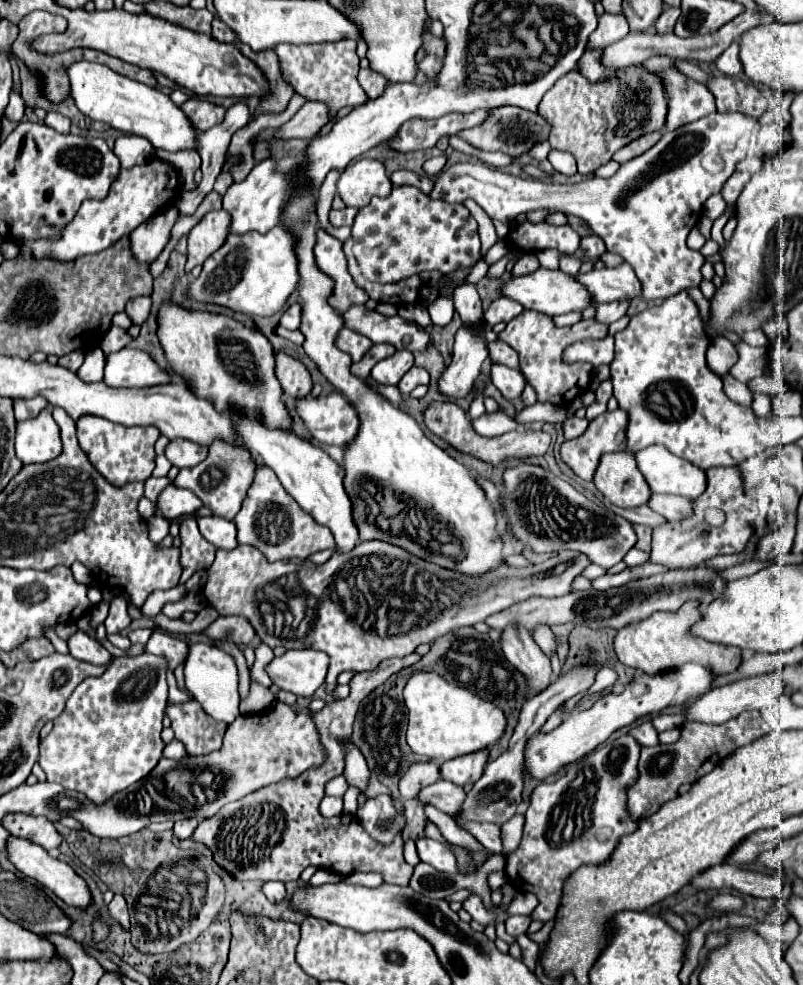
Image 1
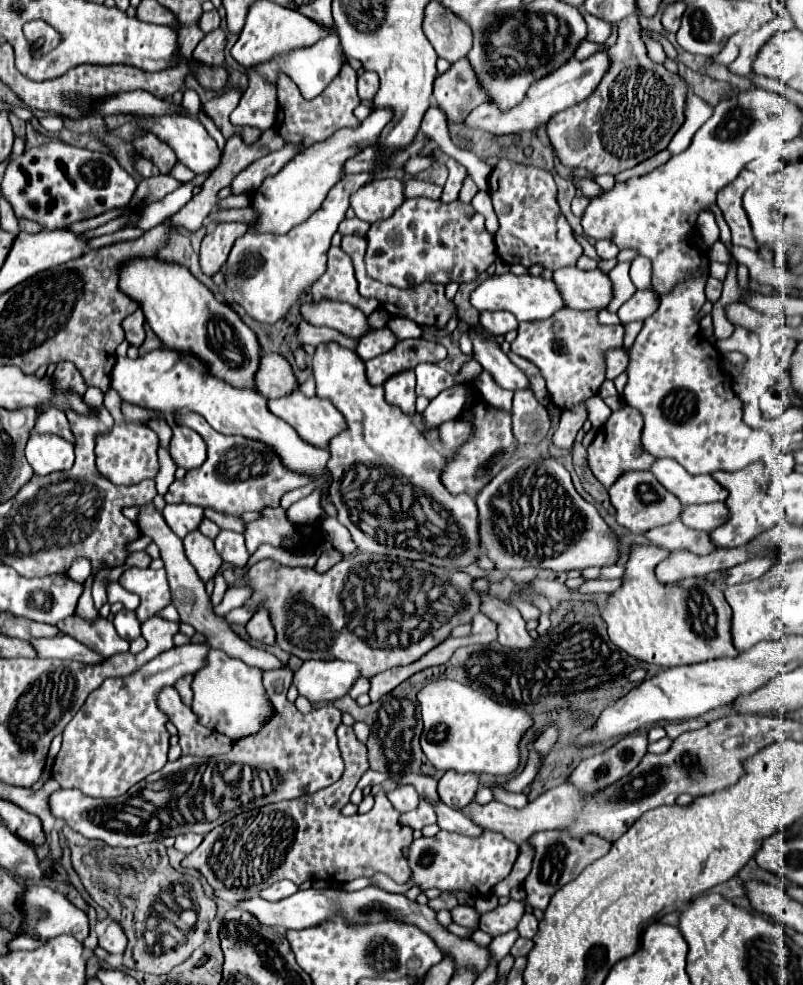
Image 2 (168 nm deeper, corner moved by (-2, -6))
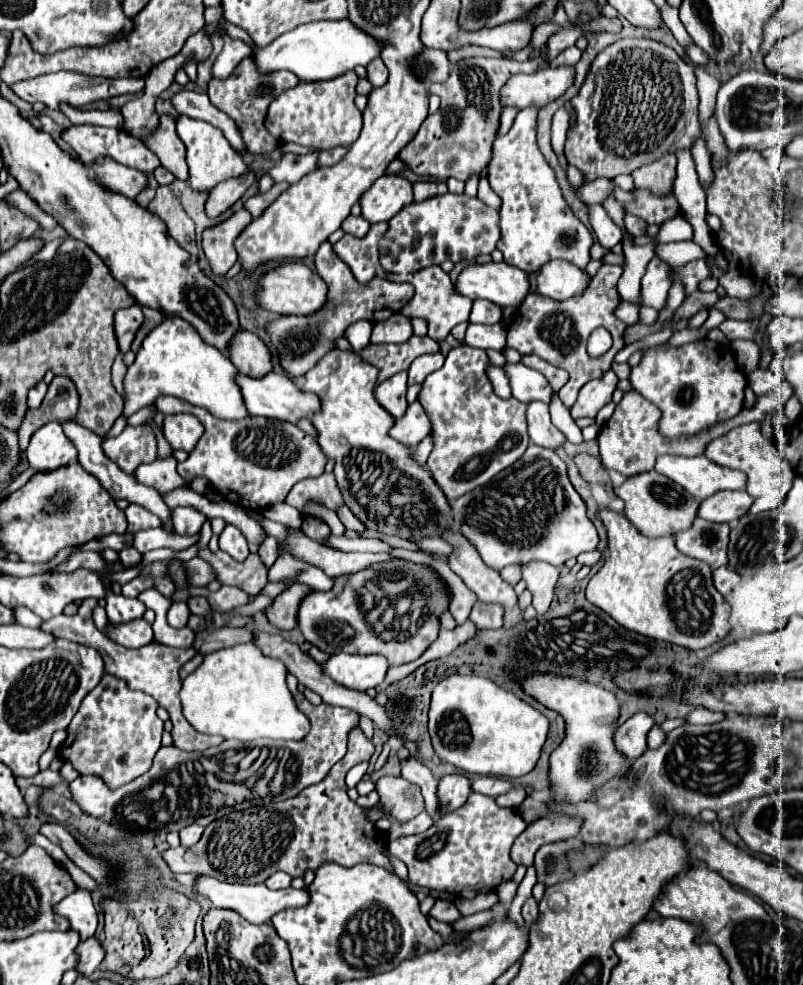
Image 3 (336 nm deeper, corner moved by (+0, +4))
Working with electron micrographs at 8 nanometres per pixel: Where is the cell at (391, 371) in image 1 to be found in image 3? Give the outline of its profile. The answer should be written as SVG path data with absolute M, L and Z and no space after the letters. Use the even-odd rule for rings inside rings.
M403 371L383 381L375 395L377 395L377 401L383 405L383 409L387 409L387 413L391 413L391 417L397 419L397 417L403 417L403 413L407 411L405 393L407 393L407 373Z

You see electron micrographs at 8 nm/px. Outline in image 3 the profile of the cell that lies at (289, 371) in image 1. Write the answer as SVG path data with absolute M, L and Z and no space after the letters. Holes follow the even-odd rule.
M239 329L229 345L229 359L239 373L263 377L271 371L271 353L265 343L251 331Z

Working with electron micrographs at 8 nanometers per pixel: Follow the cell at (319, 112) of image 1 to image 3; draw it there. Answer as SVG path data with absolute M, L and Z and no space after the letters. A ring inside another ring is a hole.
M247 173L239 179L229 179L229 181L223 181L219 183L211 193L209 193L209 199L205 203L205 211L207 211L207 217L209 219L215 219L219 217L221 213L225 213L235 201L239 201L243 197L243 193L253 185L255 181L255 173Z

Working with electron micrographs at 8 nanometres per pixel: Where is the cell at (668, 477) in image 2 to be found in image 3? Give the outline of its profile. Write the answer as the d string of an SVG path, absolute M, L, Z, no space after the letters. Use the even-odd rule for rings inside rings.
M661 455L657 459L655 471L669 477L671 481L695 493L699 499L707 499L717 491L737 491L745 489L747 475L743 471L733 471L723 465L701 457L681 457L681 455Z

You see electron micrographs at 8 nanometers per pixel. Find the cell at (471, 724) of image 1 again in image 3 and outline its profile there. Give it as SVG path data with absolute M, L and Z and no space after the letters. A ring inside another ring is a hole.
M451 675L443 679L431 697L429 709L429 733L439 759L455 765L463 773L473 775L493 775L493 777L523 777L539 761L541 749L547 741L549 719L515 697L513 693L497 687L493 681L475 675Z

